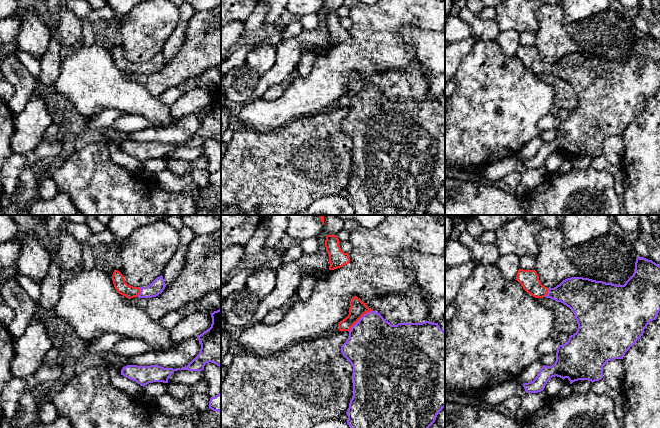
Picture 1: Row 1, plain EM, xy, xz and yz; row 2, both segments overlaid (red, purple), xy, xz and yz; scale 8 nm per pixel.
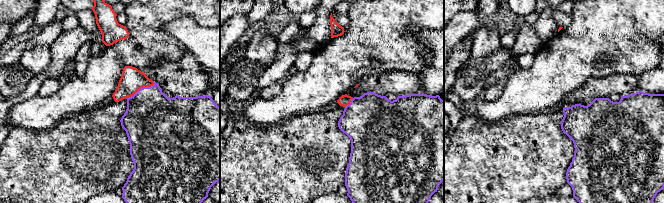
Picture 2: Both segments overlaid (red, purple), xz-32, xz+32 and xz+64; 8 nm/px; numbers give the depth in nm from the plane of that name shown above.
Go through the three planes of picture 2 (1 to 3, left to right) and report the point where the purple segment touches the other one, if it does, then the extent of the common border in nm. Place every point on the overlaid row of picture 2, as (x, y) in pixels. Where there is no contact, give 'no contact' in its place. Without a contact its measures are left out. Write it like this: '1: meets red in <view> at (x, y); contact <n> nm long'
1: meets red in xz-32 at (140, 88); contact 260 nm long
2: meets red in xz+32 at (349, 103); contact 100 nm long
3: no contact

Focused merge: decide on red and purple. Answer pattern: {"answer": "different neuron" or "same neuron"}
{"answer": "same neuron"}

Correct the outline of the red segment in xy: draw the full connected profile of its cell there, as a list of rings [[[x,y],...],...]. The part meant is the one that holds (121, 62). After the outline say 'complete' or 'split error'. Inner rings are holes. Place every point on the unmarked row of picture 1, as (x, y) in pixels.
[[[114,46],[112,57],[116,67],[128,75],[138,74],[152,74],[162,69],[166,61],[163,52],[157,53],[151,60],[146,63],[133,63],[125,58],[124,52],[118,47]]] | split error

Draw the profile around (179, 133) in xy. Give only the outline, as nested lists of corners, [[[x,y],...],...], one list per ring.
[[[191,113],[169,126],[154,126],[135,131],[127,135],[127,141],[150,142],[158,141],[164,144],[184,144],[200,128],[201,120],[197,113]]]

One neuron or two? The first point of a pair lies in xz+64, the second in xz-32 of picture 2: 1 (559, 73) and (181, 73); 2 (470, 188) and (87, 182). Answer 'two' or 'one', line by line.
1: two
2: one

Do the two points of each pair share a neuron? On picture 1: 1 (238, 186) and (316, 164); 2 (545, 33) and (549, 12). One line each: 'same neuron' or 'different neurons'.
1: same neuron
2: same neuron

